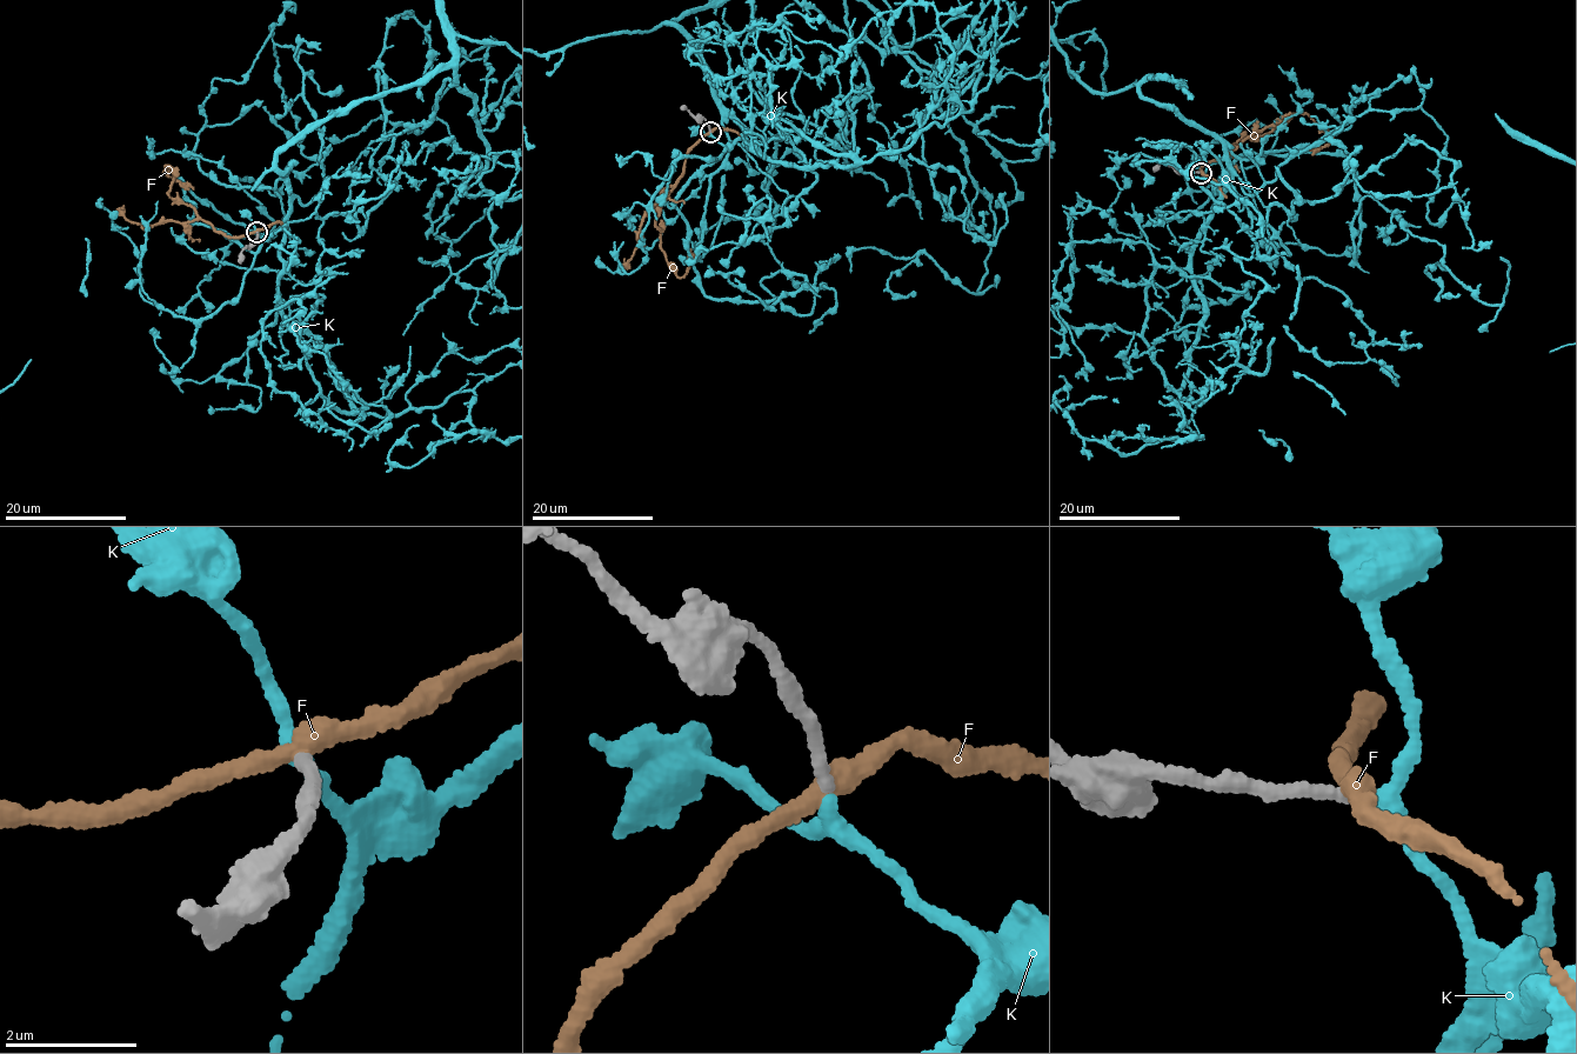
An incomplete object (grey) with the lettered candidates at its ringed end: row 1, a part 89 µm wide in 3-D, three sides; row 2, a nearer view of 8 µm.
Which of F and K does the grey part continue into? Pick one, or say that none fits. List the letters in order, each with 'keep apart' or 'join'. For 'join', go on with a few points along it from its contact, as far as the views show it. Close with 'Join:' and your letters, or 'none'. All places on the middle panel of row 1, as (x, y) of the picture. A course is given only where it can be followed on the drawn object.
F: keep apart
K: join
Join: K

